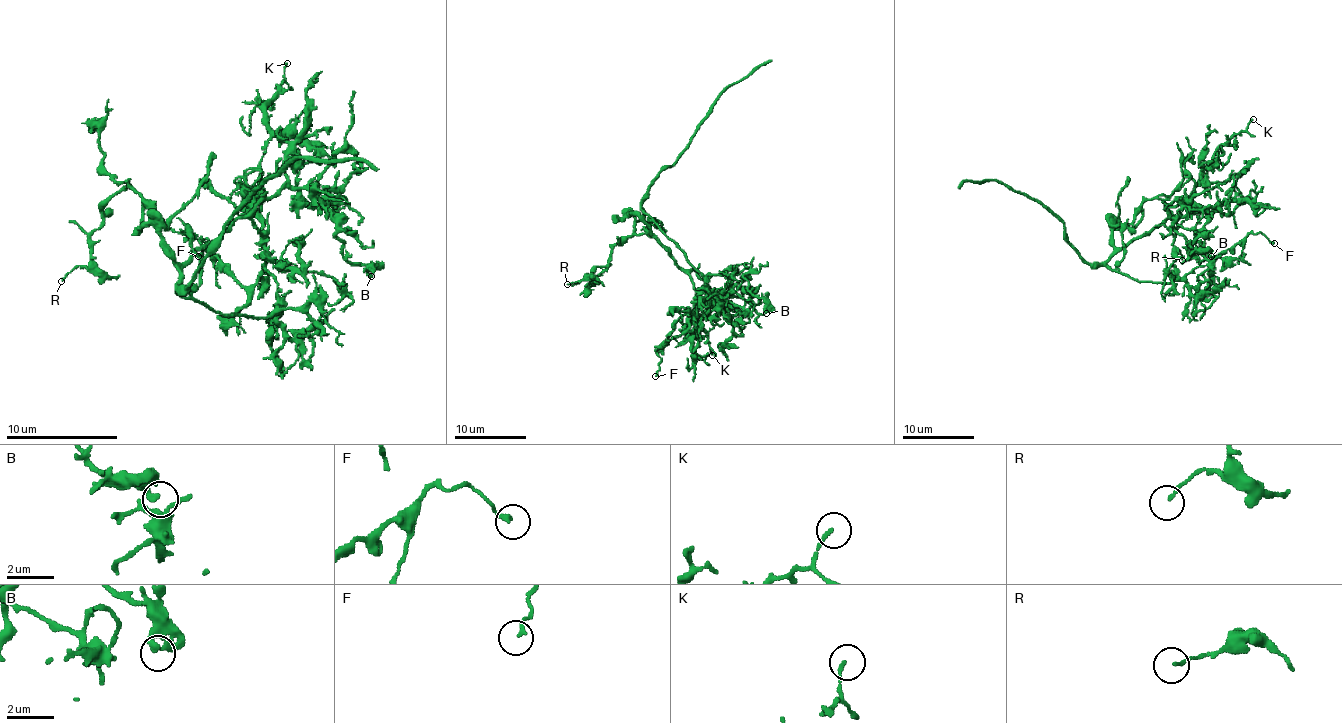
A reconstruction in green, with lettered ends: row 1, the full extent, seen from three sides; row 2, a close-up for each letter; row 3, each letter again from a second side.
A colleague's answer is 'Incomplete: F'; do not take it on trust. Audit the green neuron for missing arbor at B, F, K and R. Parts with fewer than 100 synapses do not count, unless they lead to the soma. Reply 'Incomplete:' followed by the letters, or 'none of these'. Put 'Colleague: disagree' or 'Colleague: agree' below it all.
Incomplete: none of these
Colleague: disagree

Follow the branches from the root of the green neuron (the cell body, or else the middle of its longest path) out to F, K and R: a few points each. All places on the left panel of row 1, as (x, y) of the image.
F: (179, 273), (240, 217), (259, 231), (265, 251), (251, 287), (198, 239), (206, 239), (198, 256)
K: (179, 273), (198, 248), (215, 242), (282, 186), (287, 144), (268, 125), (265, 108), (279, 91), (287, 63)
R: (179, 273), (159, 214), (125, 186), (106, 203), (103, 223), (89, 237), (89, 262), (61, 281)

